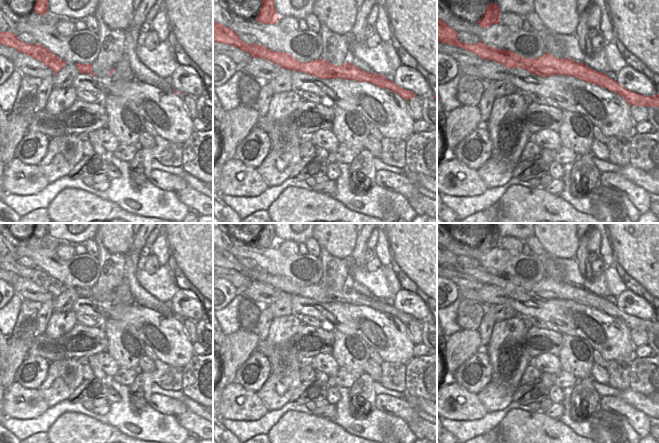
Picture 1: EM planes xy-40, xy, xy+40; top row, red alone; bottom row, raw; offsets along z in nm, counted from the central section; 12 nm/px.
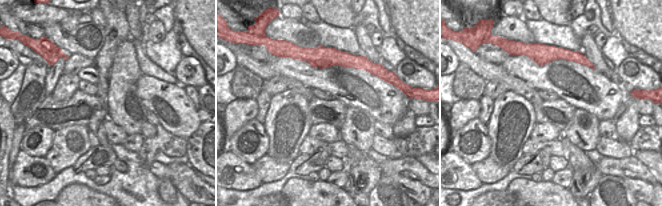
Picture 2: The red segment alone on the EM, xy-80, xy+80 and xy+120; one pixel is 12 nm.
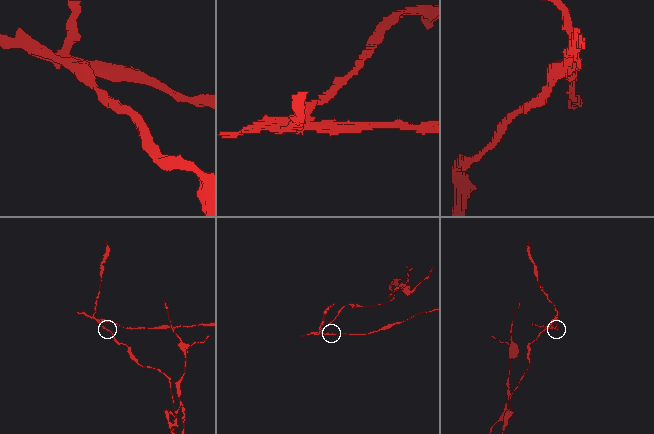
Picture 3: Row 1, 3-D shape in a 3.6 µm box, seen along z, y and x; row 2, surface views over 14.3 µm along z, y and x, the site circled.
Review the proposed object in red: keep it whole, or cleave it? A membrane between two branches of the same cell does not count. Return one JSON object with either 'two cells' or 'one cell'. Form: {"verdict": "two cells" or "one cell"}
{"verdict": "two cells"}

